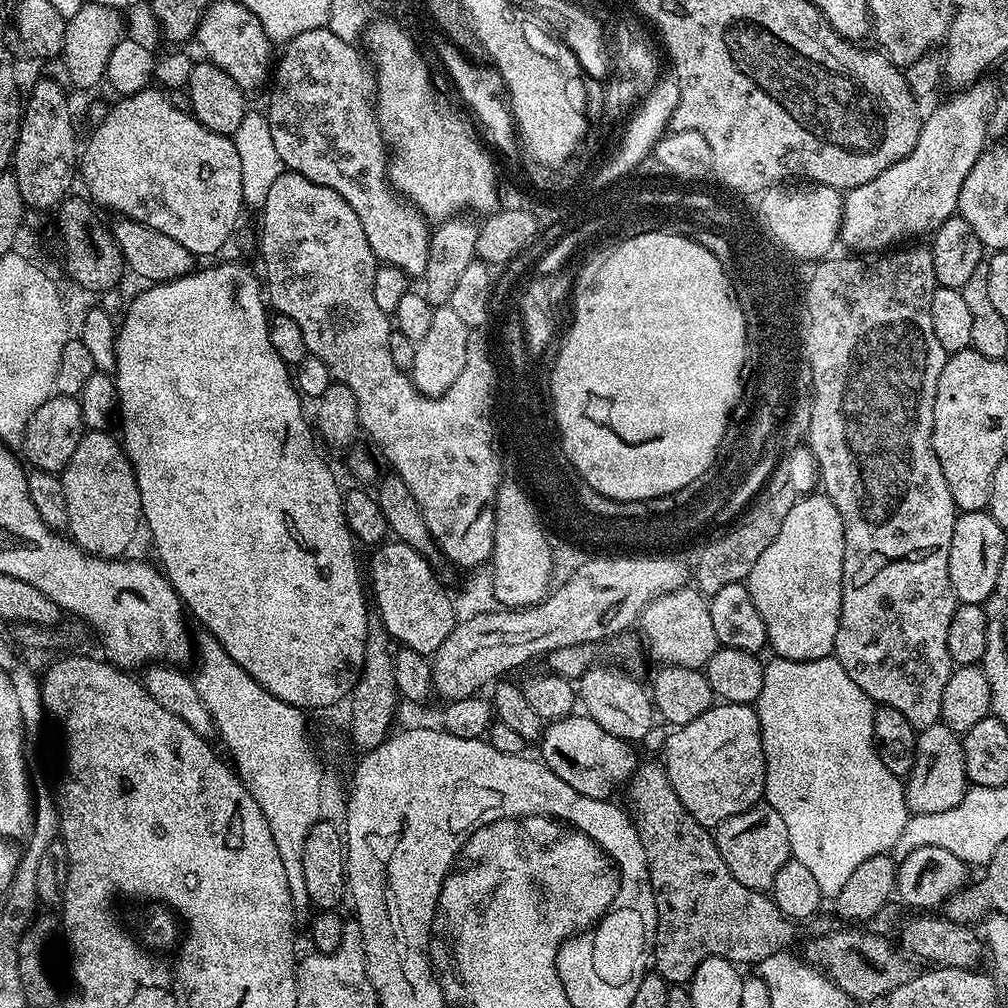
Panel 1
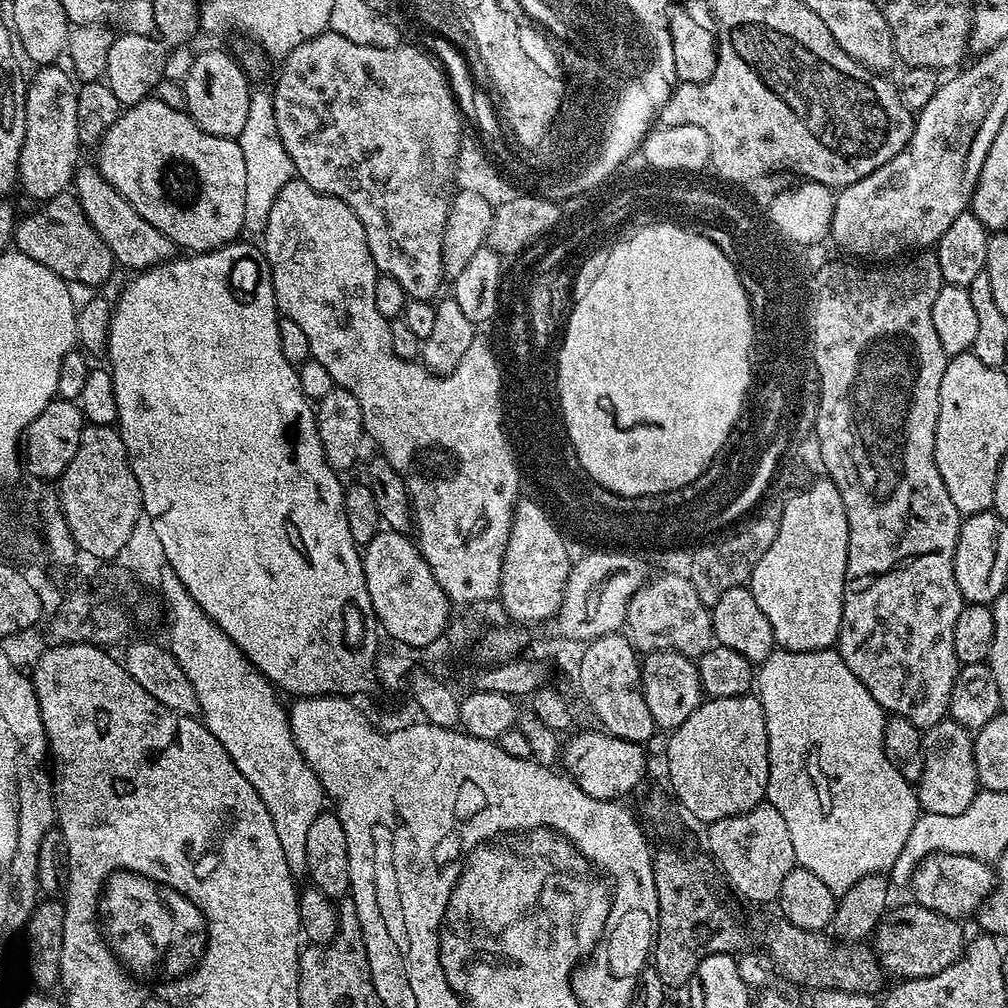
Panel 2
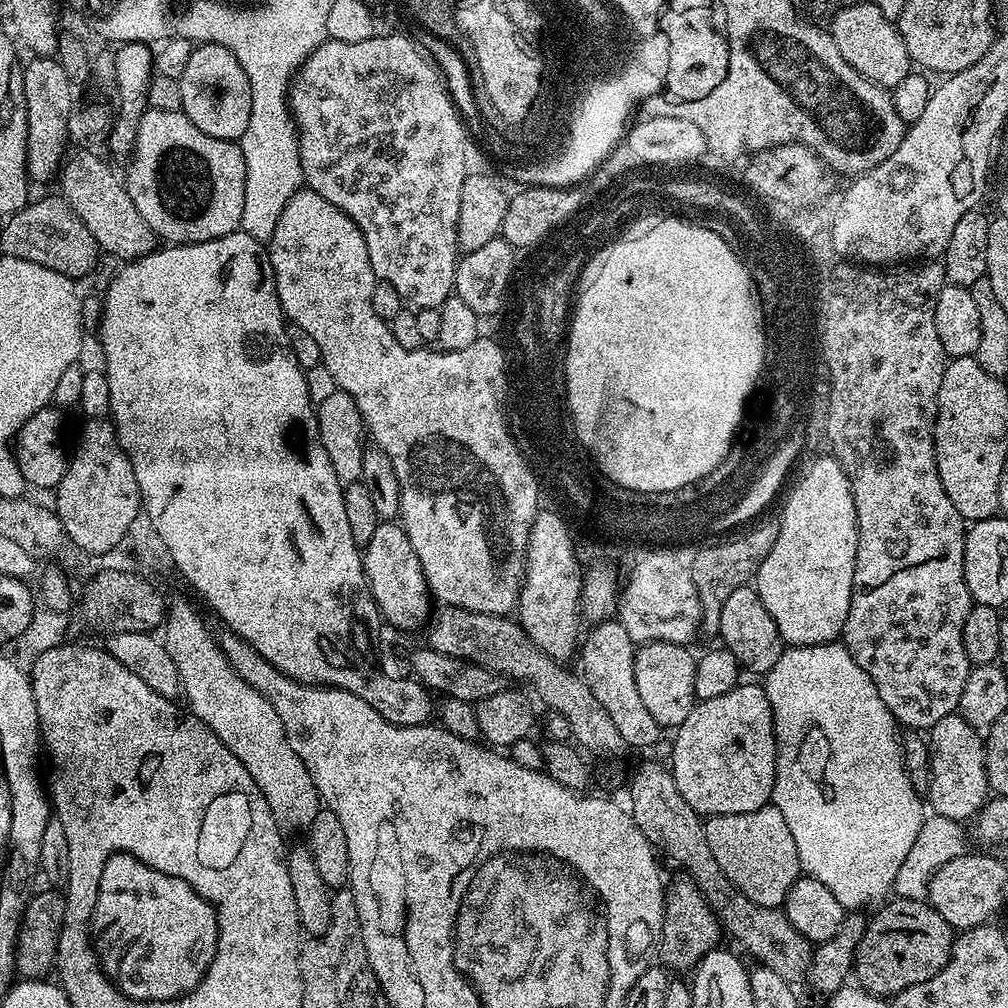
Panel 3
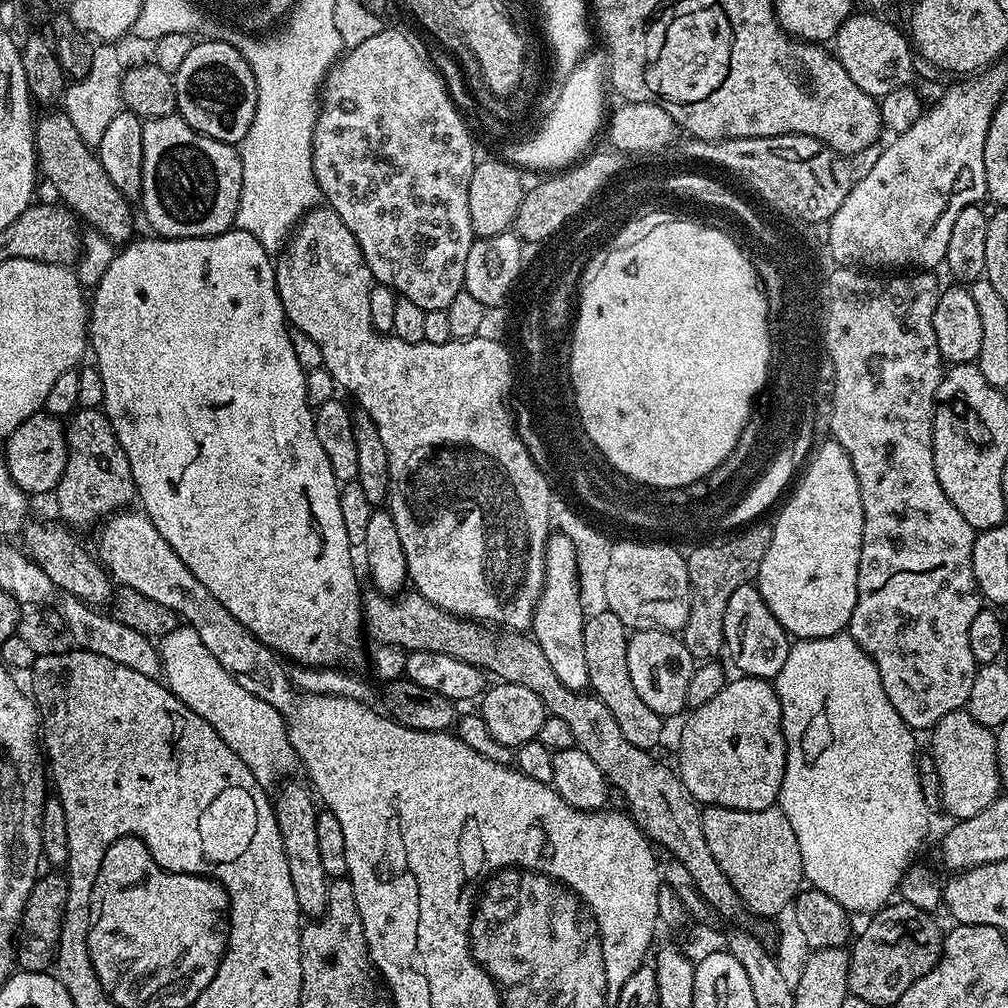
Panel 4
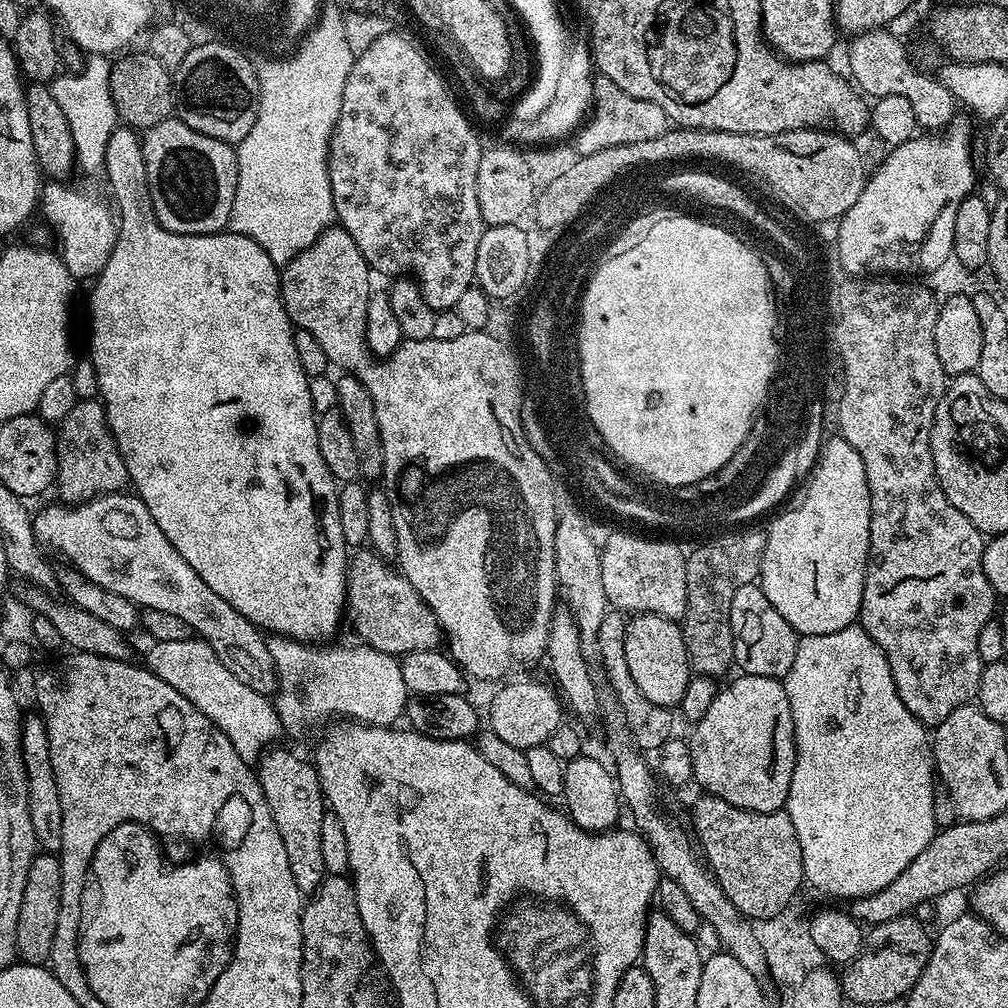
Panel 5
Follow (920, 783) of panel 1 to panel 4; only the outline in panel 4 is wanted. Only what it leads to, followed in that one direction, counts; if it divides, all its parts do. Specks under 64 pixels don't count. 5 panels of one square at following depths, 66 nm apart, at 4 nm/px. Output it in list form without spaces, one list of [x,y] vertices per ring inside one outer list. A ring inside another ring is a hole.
[[[961,710],[946,714],[946,718],[942,718],[937,722],[936,727],[931,729],[930,736],[932,736],[930,755],[942,786],[943,811],[949,812],[953,821],[974,818],[974,814],[982,814],[982,810],[986,810],[986,806],[996,801],[996,797],[1002,792],[998,774],[998,758],[996,757],[995,731],[982,726],[966,710]]]

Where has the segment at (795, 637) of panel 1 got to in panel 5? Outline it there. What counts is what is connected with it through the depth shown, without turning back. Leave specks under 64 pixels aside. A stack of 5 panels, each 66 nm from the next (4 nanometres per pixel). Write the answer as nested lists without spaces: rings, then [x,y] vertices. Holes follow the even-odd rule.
[[[829,435],[825,439],[825,446],[820,450],[820,455],[816,459],[815,467],[811,469],[810,475],[812,477],[808,480],[808,489],[805,490],[800,505],[790,509],[789,512],[782,513],[772,525],[770,523],[767,525],[766,550],[762,554],[762,566],[758,577],[760,589],[766,594],[766,598],[770,598],[770,606],[774,606],[774,610],[778,610],[778,614],[782,614],[782,618],[786,618],[786,622],[790,622],[792,629],[800,636],[834,634],[834,630],[842,630],[846,626],[857,623],[862,606],[862,590],[864,589],[864,579],[868,569],[868,551],[870,550],[870,490],[866,482],[866,470],[862,466],[862,458],[858,454],[858,450],[854,450],[854,446],[850,446],[850,442],[846,442],[843,436]]]

